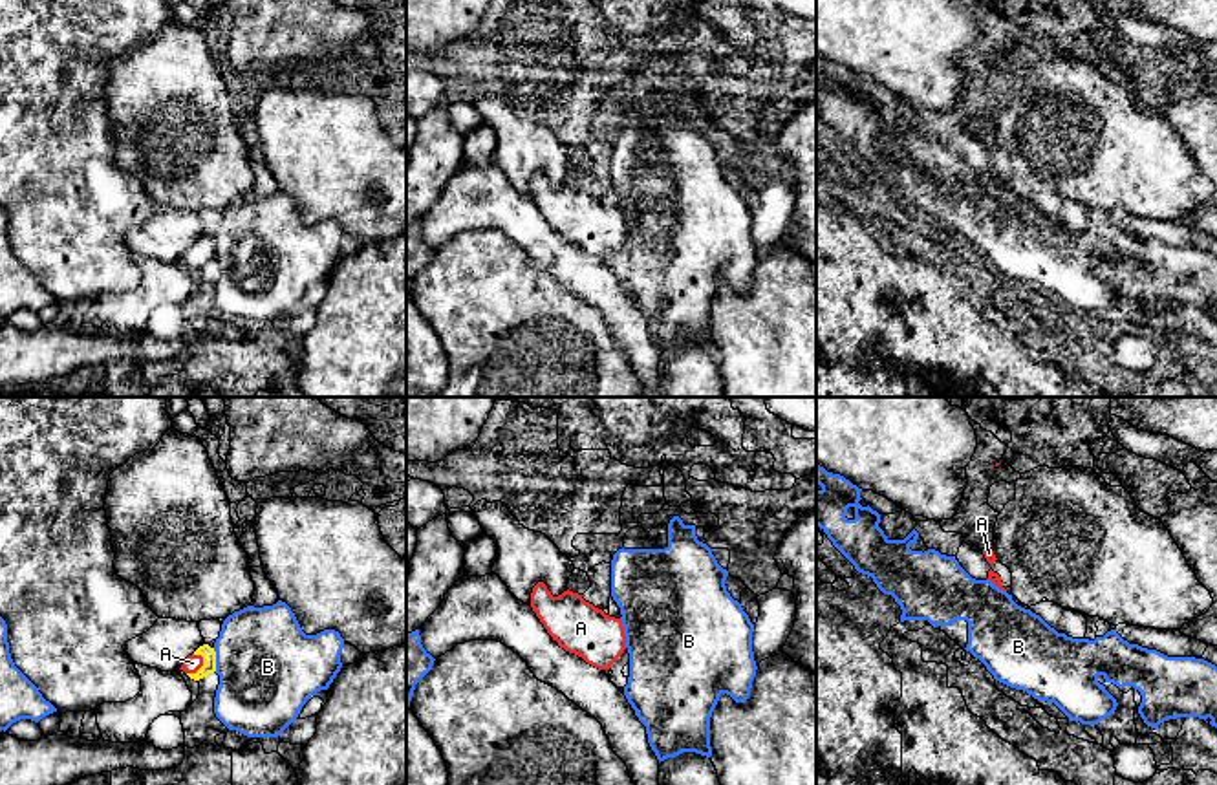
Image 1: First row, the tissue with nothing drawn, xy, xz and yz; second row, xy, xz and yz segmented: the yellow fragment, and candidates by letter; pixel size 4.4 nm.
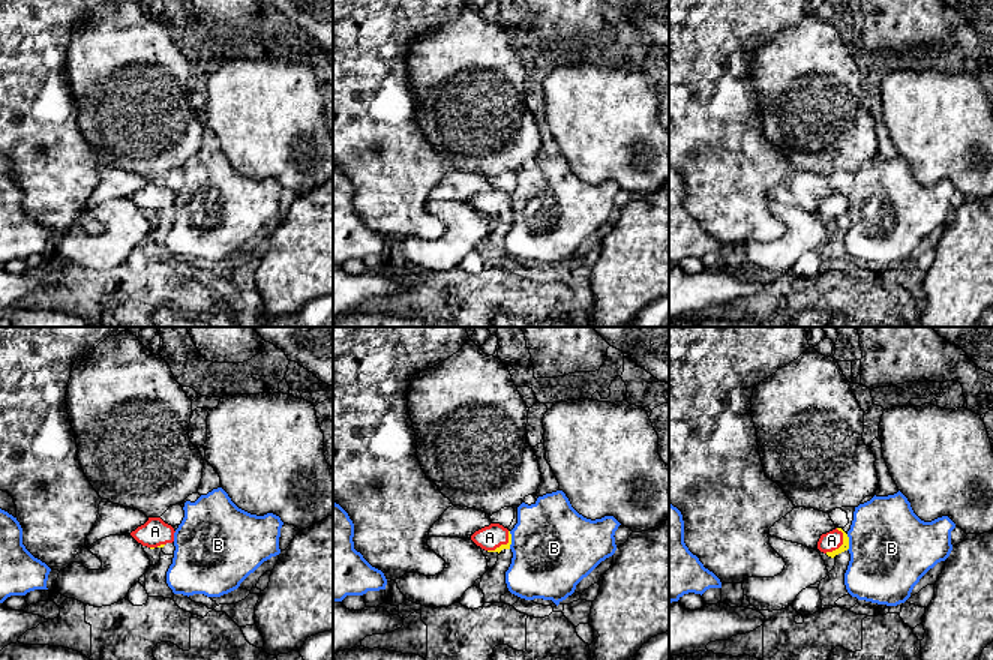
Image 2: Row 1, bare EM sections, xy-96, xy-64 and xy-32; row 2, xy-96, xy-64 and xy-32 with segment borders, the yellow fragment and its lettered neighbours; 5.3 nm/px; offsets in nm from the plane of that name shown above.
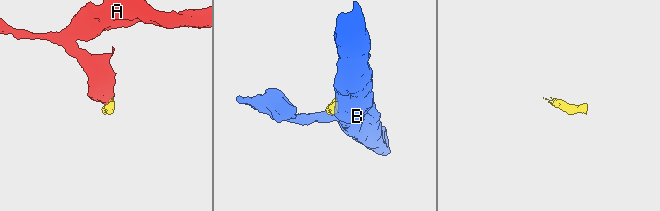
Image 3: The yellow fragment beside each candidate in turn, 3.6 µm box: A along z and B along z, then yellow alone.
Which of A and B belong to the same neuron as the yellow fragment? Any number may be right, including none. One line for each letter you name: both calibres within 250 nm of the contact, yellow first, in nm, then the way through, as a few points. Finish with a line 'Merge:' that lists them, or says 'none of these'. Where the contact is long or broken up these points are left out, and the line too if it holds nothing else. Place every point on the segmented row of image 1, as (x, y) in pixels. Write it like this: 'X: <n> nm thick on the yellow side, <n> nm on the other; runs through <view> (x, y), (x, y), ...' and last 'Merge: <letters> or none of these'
A: 60 nm thick on the yellow side, 80 nm on the other; runs through xy (209, 655), (202, 666), (193, 663)
Merge: A

